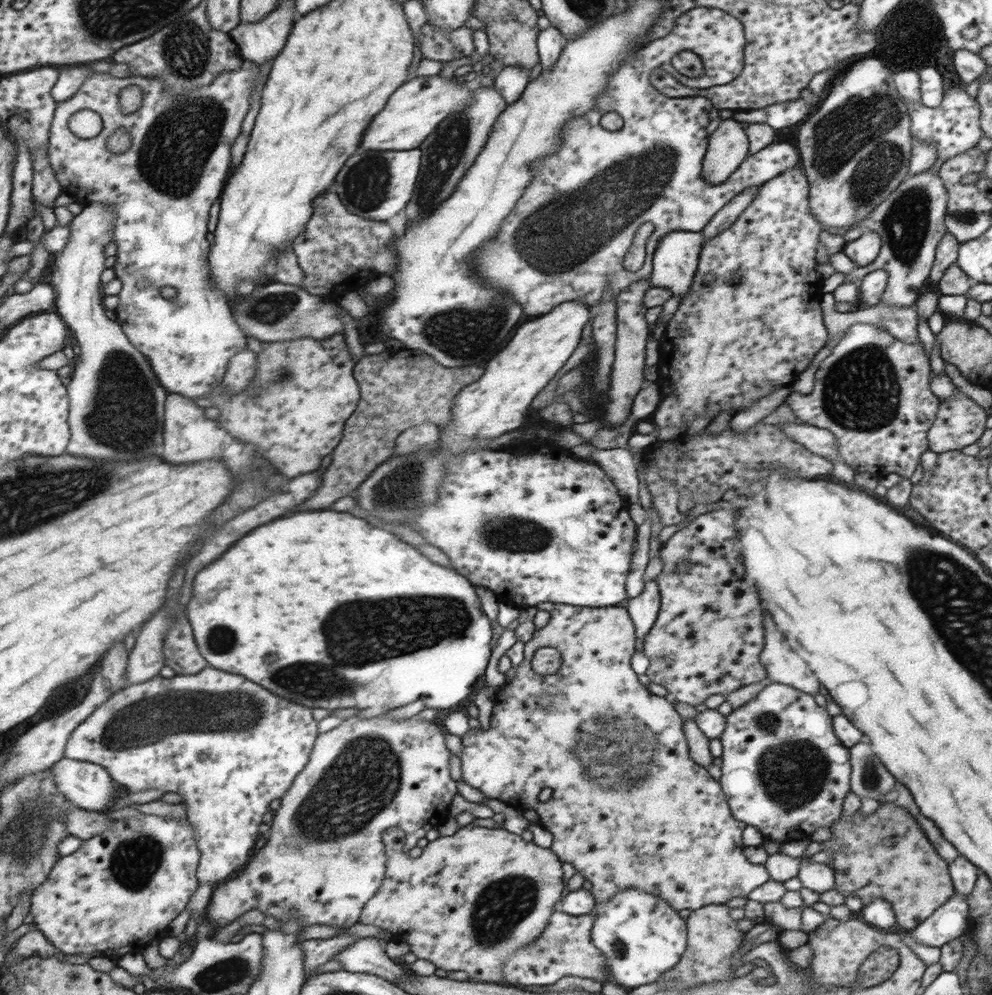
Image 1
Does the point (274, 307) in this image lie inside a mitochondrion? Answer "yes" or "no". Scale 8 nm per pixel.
yes

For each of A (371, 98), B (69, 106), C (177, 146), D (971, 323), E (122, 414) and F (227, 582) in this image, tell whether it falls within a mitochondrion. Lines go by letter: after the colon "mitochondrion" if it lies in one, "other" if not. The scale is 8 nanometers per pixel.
A: other
B: other
C: mitochondrion
D: other
E: mitochondrion
F: other

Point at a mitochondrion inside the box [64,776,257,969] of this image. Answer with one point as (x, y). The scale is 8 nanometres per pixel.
(135, 860)

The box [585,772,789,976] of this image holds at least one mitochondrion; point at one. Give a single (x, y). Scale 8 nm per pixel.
(618, 947)

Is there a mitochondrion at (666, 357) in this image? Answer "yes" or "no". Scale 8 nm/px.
no

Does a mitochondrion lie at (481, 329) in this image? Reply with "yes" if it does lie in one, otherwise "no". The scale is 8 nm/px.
yes

